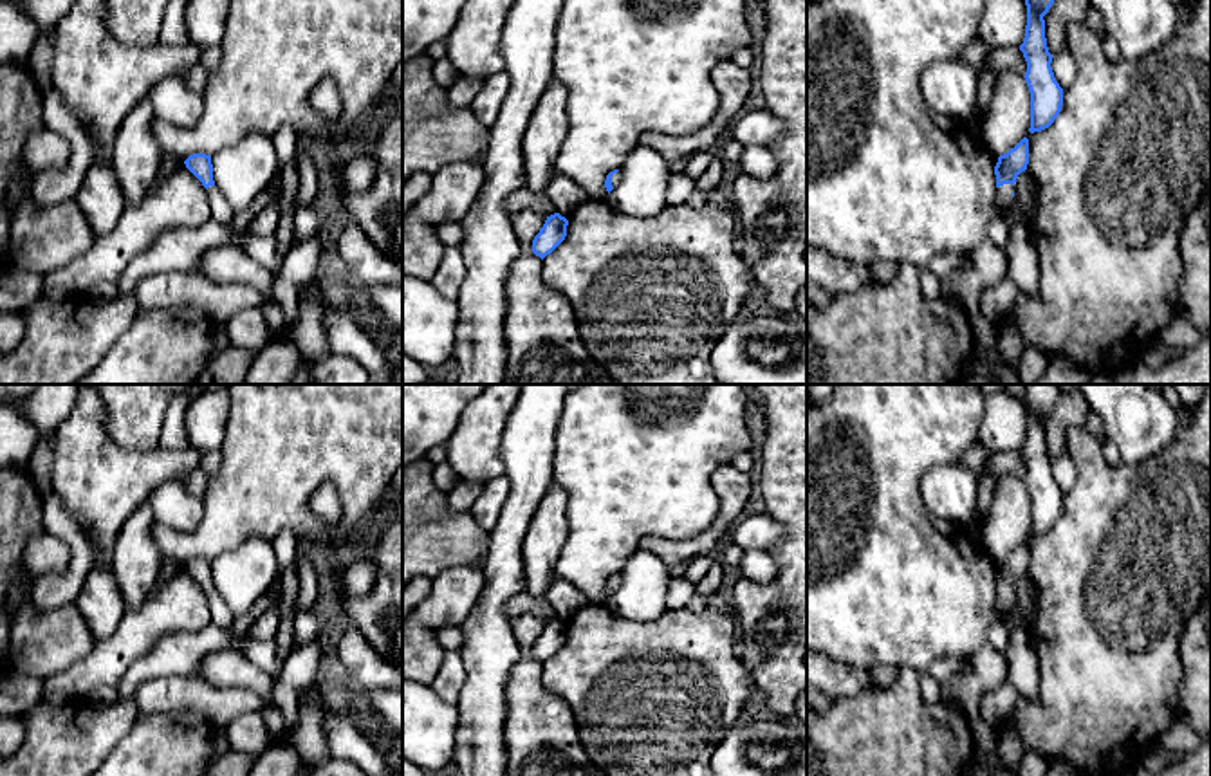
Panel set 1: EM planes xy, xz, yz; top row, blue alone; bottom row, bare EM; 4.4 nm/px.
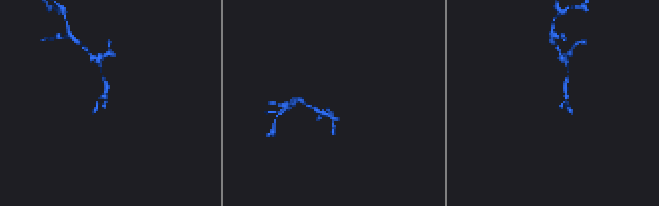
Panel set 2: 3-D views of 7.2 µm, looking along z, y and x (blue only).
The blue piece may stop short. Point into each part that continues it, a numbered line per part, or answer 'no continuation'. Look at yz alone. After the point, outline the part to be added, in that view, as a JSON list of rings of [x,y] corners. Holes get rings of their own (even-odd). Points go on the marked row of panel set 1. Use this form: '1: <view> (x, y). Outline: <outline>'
1: yz (1006, 199). Outline: [[[1003,184],[998,188],[998,208],[1003,220],[1009,220],[1012,209],[1012,202],[1014,202],[1012,191],[1014,191],[1012,184]]]

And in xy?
1: xy (219, 208). Outline: [[[217,186],[208,188],[208,199],[209,199],[209,213],[211,218],[215,218],[220,224],[229,224],[233,218],[233,209],[227,204],[227,200],[220,195]]]

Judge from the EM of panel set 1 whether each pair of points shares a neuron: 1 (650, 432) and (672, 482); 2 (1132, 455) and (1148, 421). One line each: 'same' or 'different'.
1: same
2: same

